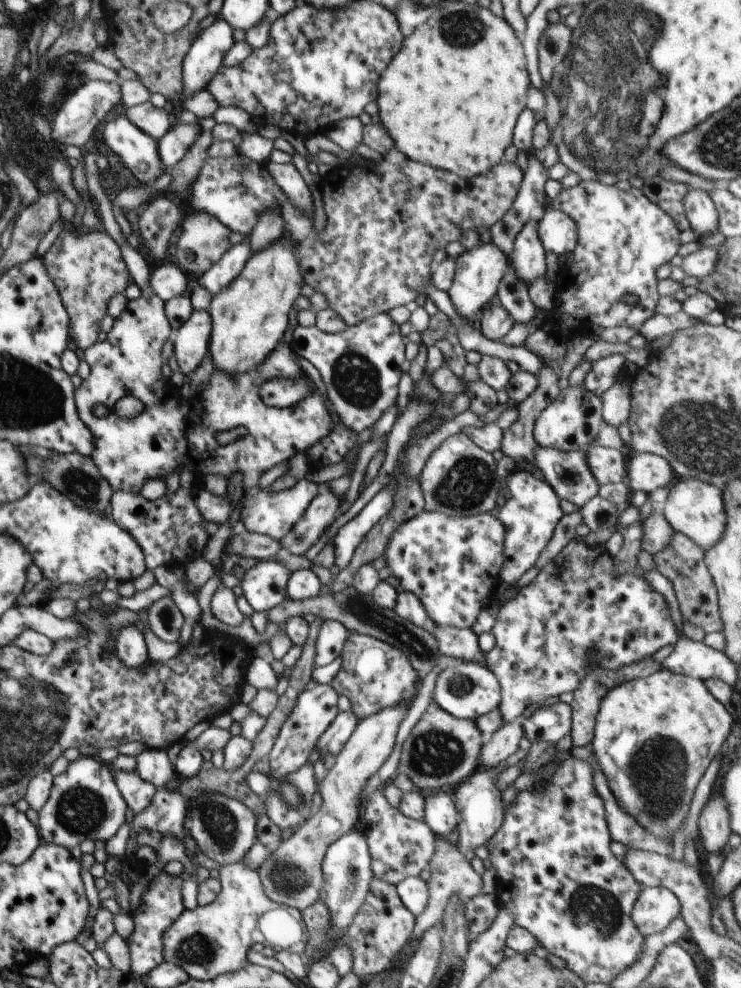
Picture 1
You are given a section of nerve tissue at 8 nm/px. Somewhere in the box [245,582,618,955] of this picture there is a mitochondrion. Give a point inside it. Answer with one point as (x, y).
(361, 610)

